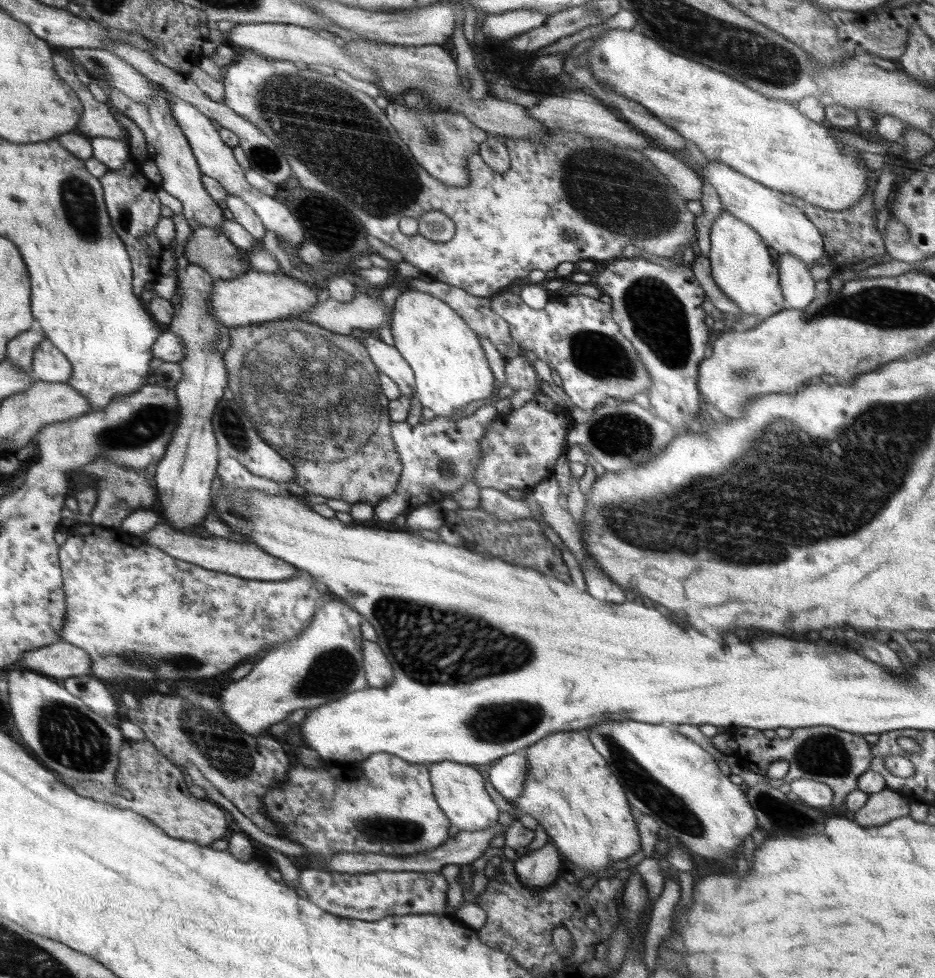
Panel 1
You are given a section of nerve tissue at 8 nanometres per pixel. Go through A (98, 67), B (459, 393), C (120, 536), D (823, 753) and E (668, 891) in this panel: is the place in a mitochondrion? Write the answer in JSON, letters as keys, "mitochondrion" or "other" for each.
{"A":"mitochondrion","B":"other","C":"other","D":"mitochondrion","E":"other"}

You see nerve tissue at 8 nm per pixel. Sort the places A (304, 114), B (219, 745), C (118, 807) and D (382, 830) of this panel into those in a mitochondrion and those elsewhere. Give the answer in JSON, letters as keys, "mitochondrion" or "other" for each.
{"A":"mitochondrion","B":"mitochondrion","C":"other","D":"mitochondrion"}

